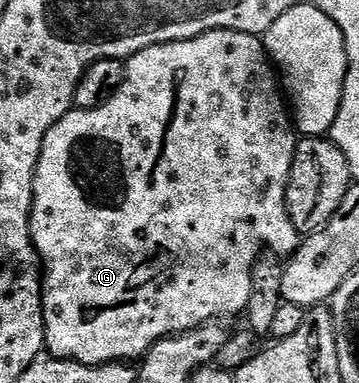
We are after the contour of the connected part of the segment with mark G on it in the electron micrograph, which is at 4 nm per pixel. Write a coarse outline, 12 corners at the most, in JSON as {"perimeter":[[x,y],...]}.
{"perimeter":[[262,37],[128,57],[51,126],[48,355],[137,362],[288,258]]}

